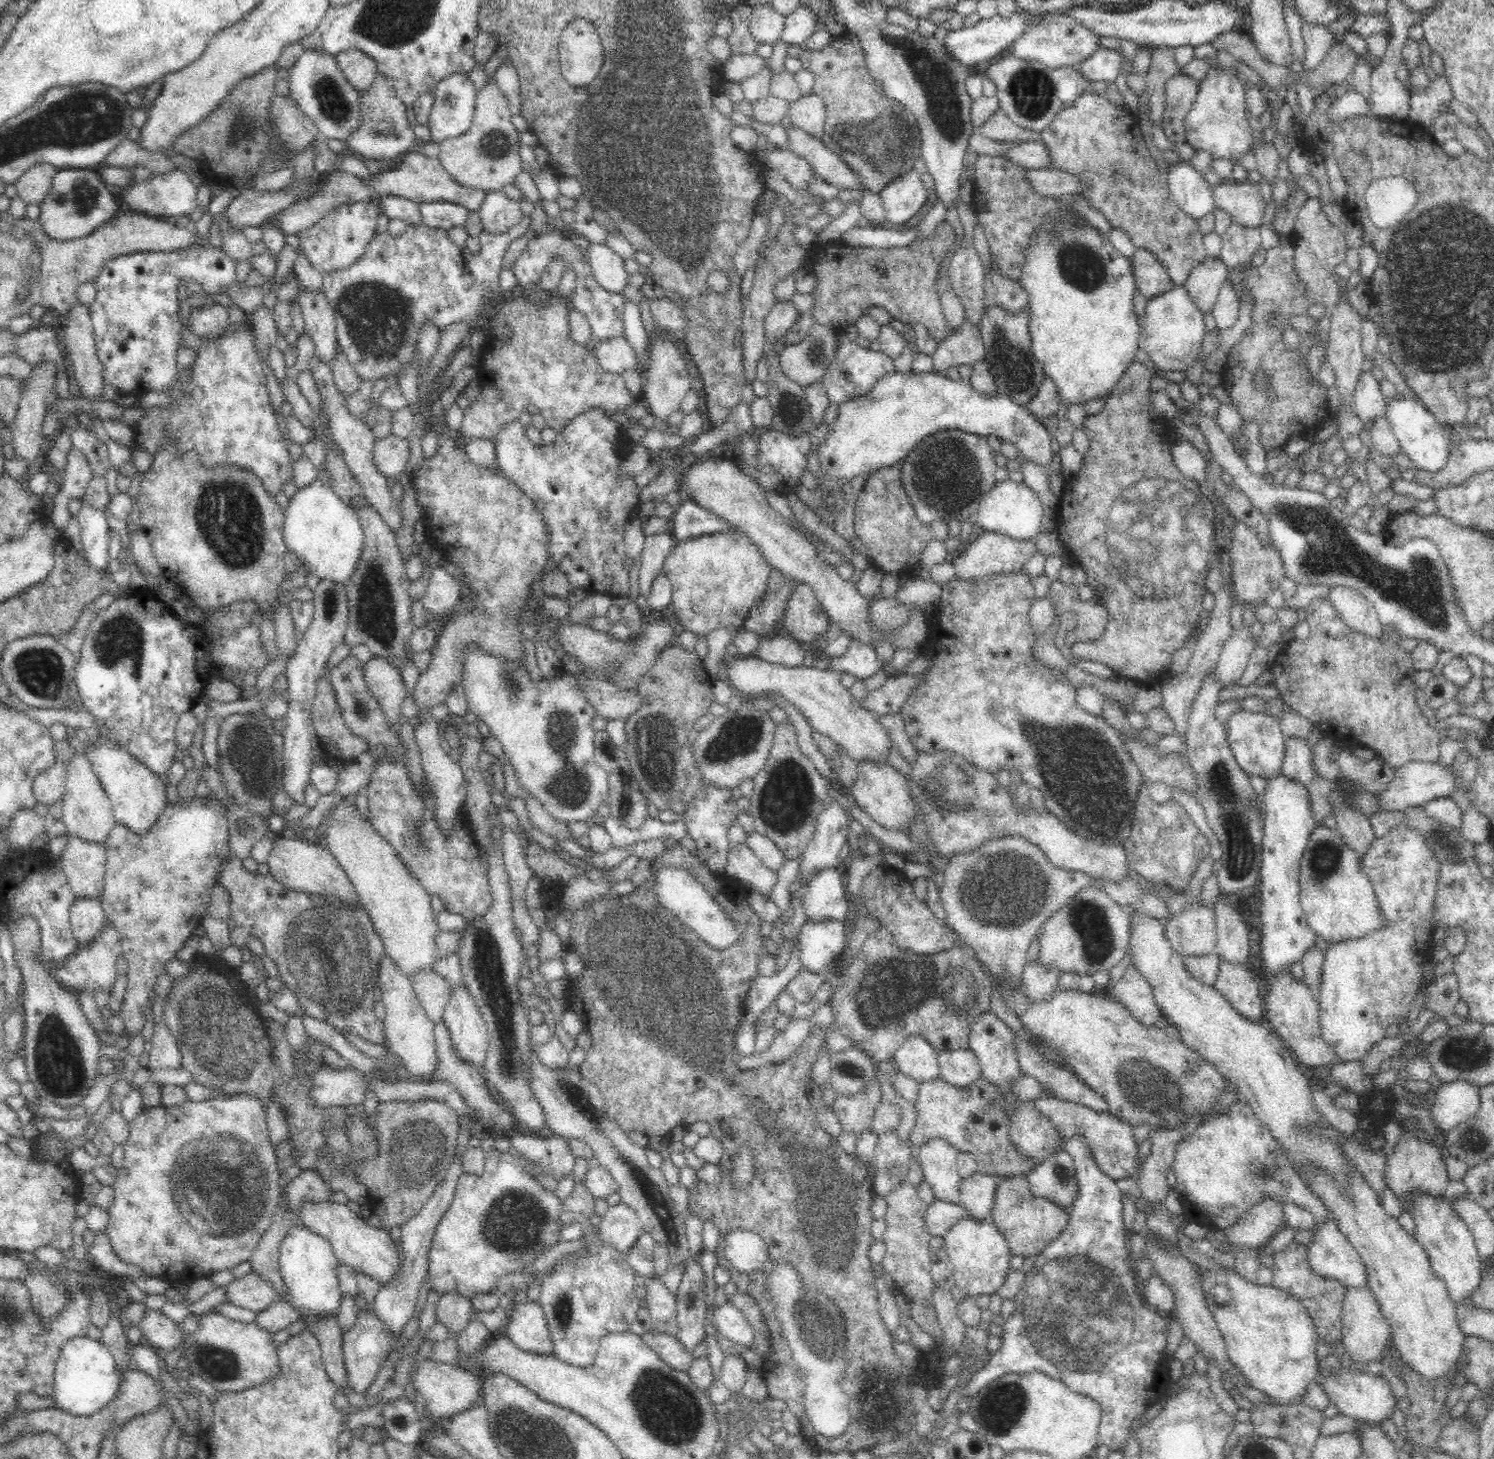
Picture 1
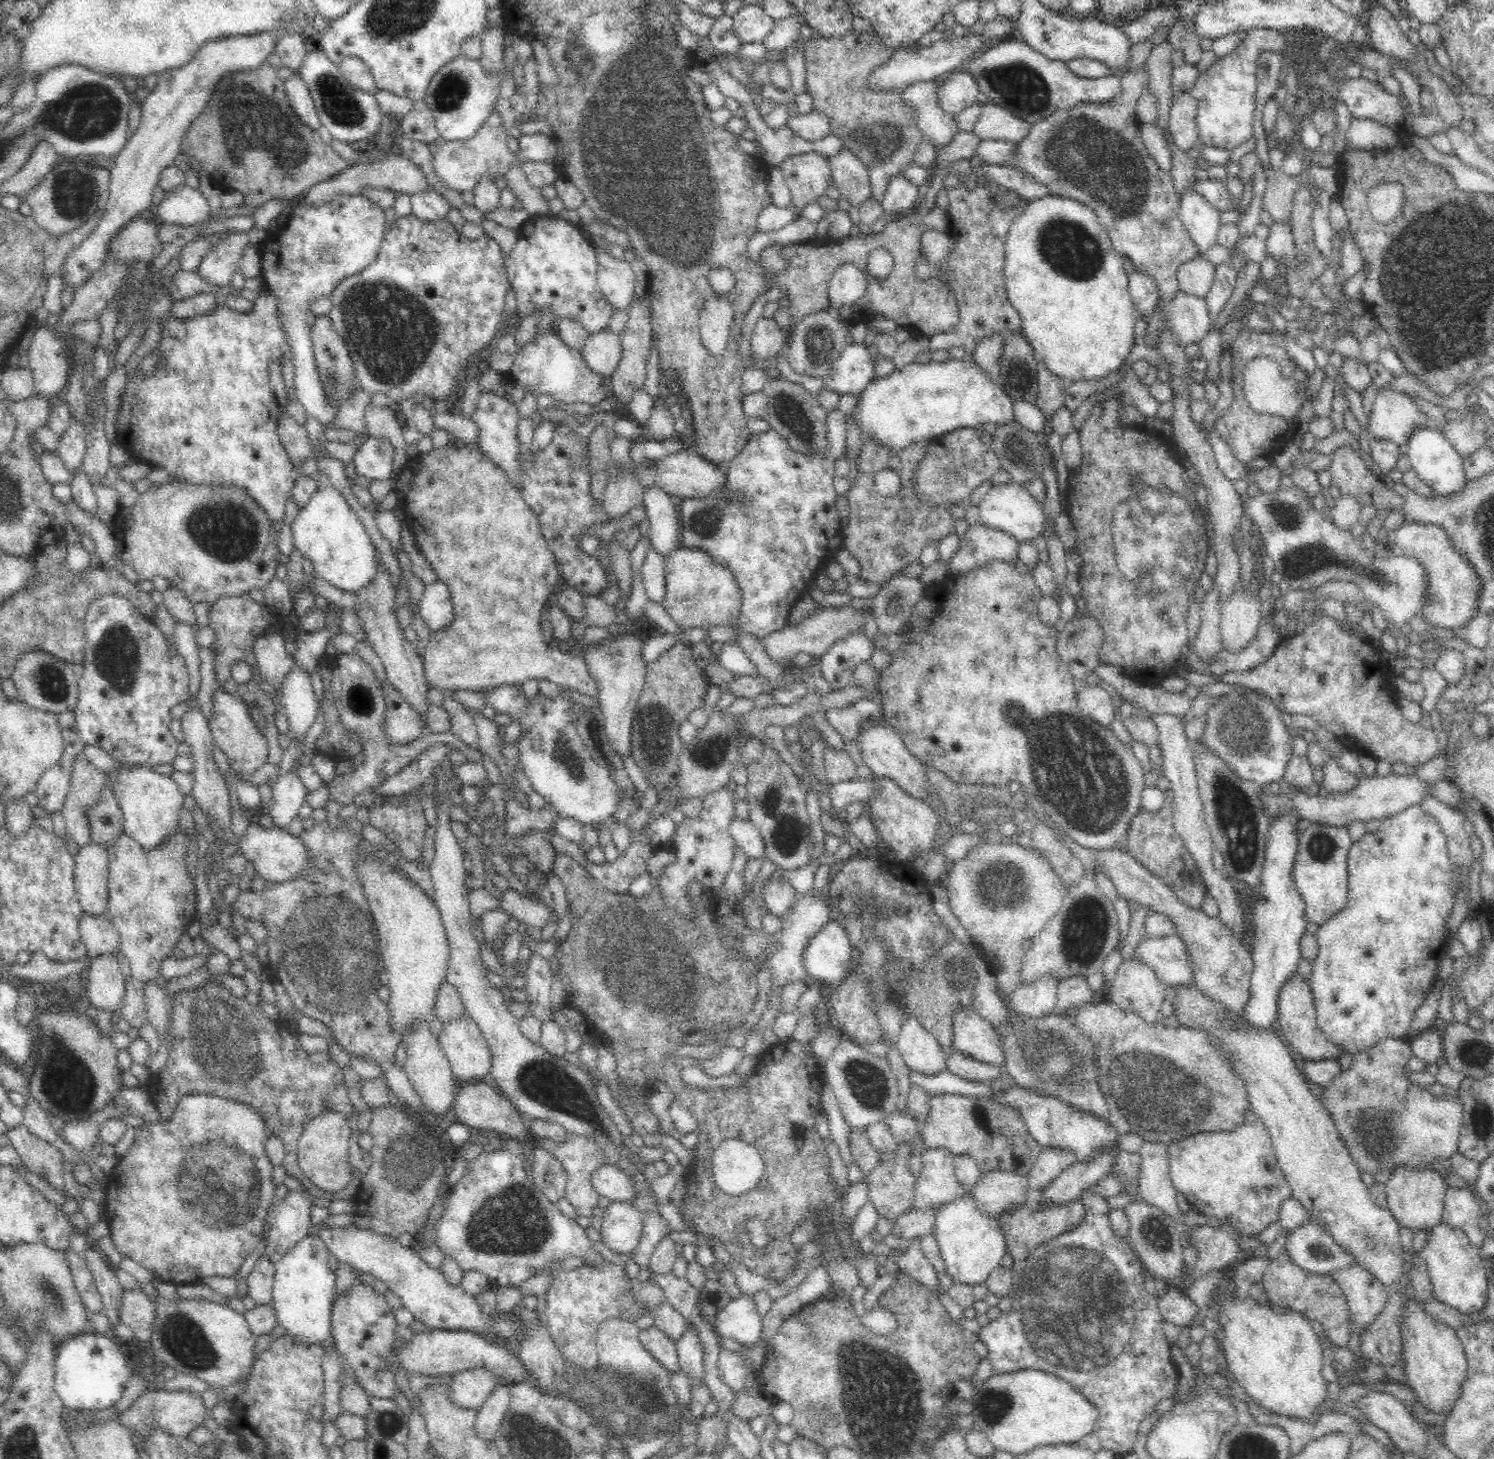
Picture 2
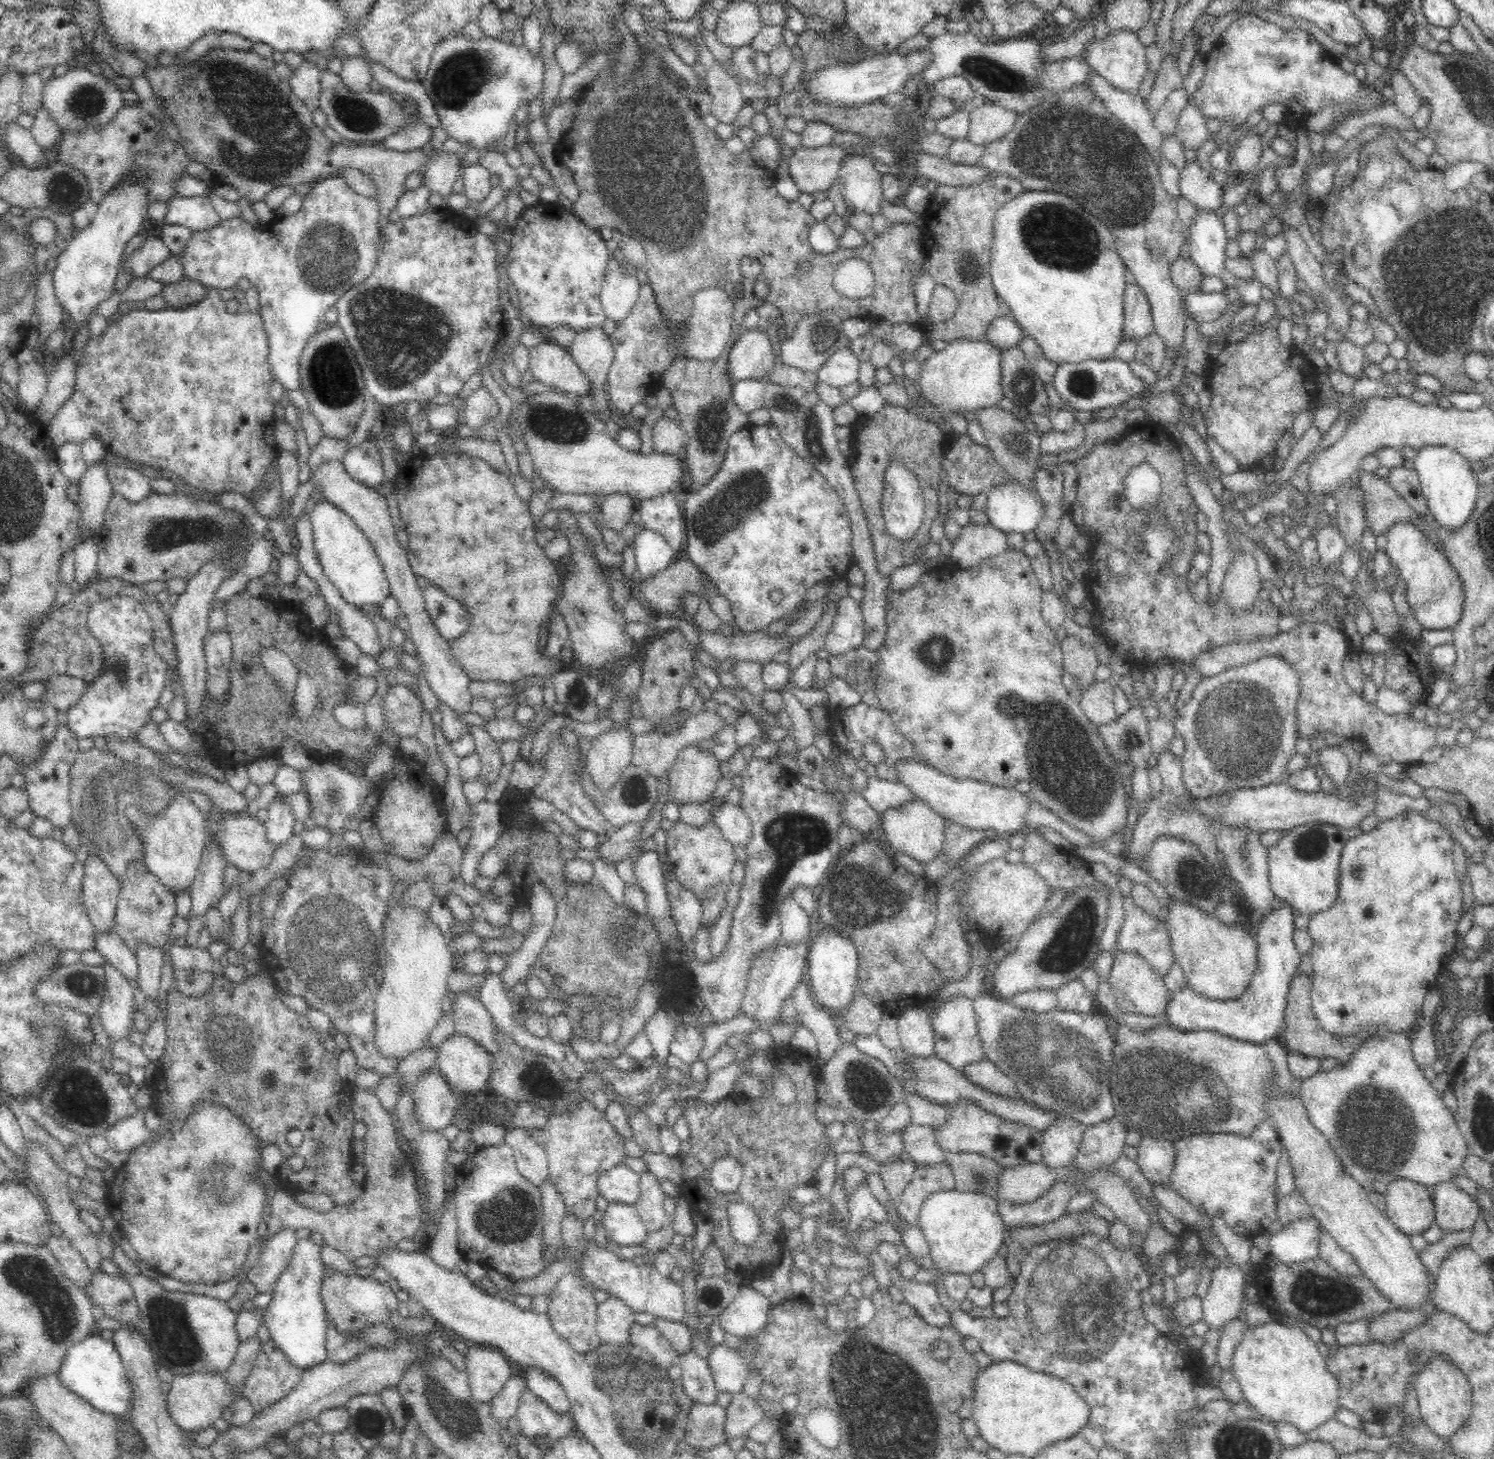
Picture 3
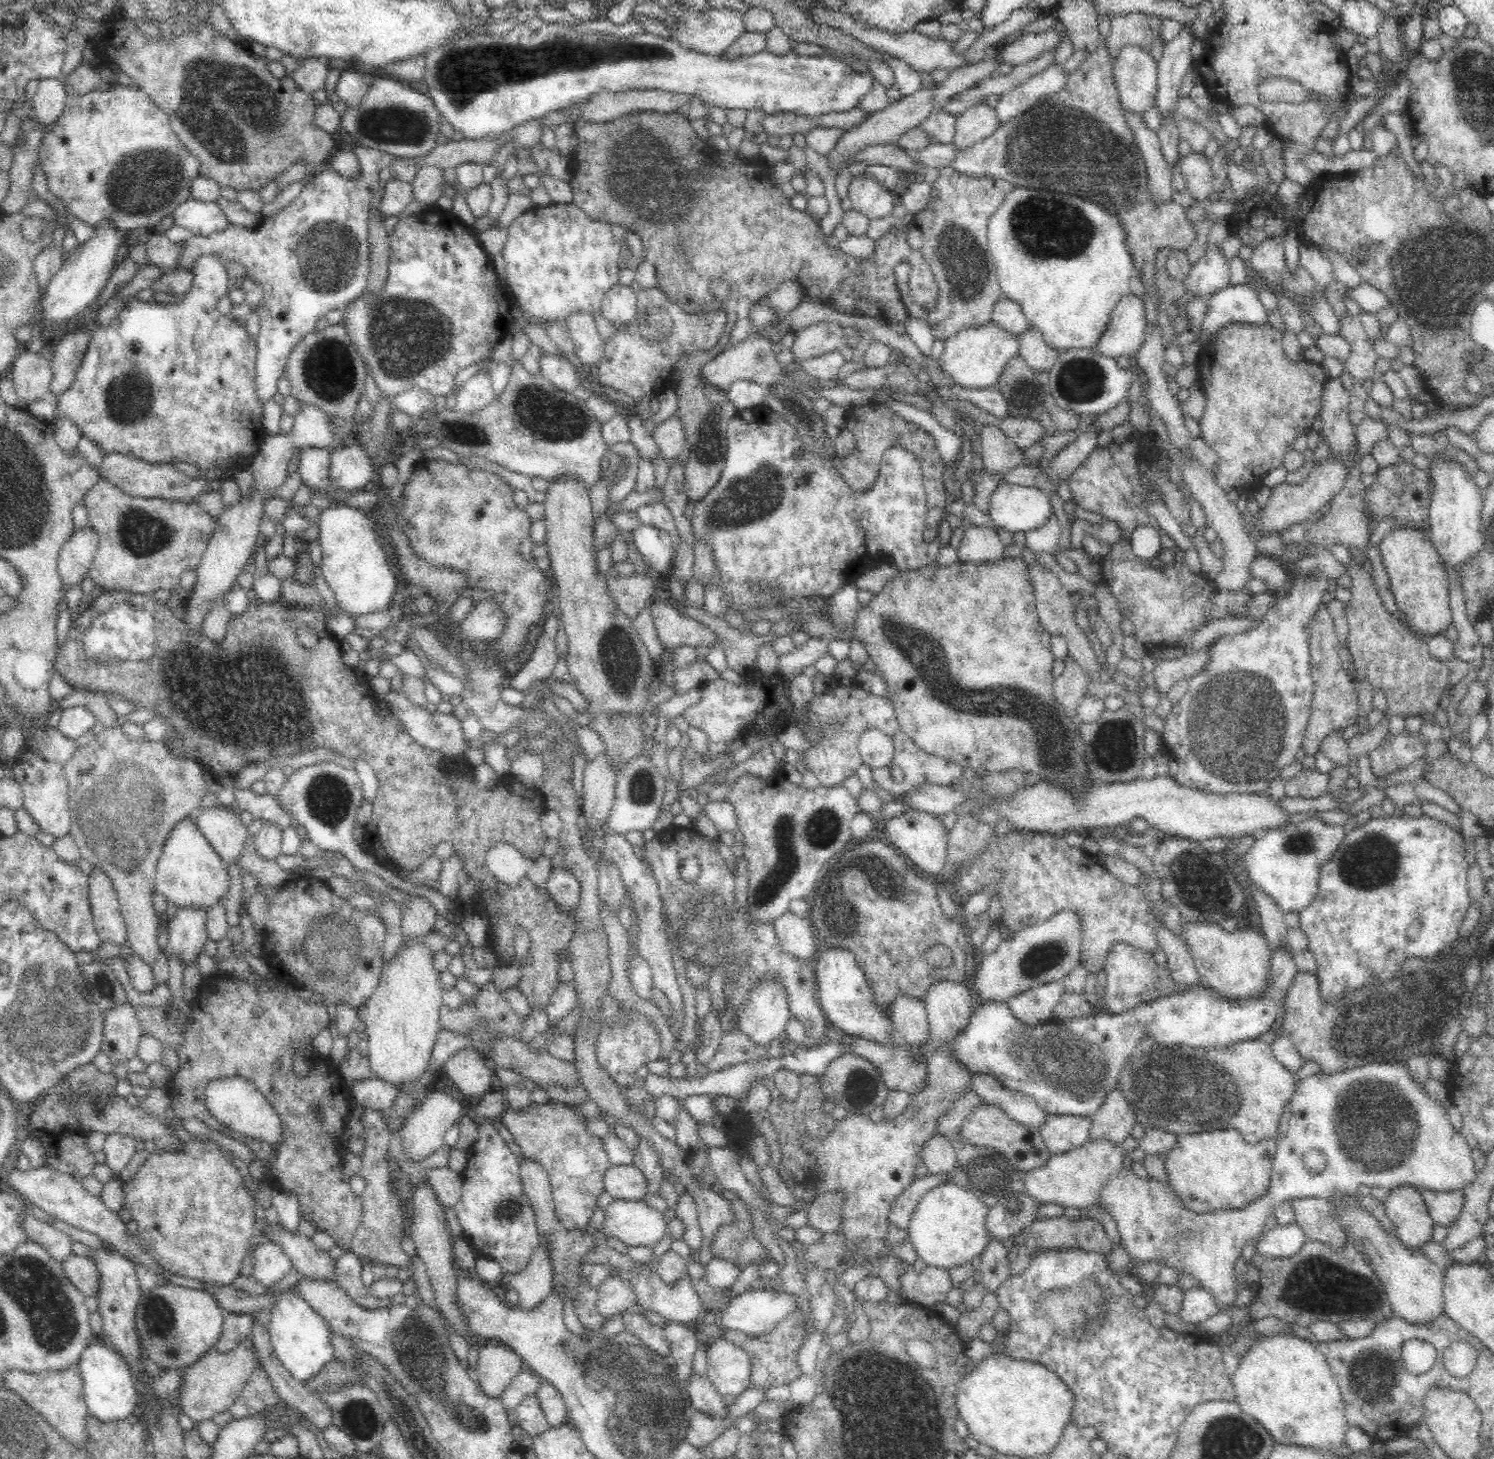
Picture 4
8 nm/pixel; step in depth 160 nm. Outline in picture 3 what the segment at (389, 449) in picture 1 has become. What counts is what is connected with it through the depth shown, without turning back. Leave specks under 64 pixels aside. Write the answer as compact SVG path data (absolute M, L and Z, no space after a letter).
M368 438L356 442L343 459L344 469L358 482L370 488L380 489L384 480L384 464L381 450Z

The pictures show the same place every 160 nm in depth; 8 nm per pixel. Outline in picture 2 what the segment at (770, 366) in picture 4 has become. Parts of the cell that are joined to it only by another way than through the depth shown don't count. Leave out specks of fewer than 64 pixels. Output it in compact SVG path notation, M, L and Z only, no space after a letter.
M774 316L772 318L763 317L759 322L756 322L750 342L754 356L766 361L782 355L786 336L783 331L785 330L777 325Z

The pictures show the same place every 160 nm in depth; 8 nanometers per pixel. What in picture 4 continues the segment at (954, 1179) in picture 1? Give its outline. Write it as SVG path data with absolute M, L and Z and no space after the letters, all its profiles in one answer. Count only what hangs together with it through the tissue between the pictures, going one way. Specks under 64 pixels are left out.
M927 1172L922 1178L913 1179L892 1203L888 1213L889 1222L900 1230L906 1231L919 1200L930 1192L930 1189L948 1182L950 1182L949 1175L942 1173L930 1174Z

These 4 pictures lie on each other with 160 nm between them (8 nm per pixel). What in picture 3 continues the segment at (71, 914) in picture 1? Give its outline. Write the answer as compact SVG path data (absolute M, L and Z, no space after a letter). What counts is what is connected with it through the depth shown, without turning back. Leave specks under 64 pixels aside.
M113 932L95 933L94 950L106 963L117 968L129 981L137 978L137 958Z

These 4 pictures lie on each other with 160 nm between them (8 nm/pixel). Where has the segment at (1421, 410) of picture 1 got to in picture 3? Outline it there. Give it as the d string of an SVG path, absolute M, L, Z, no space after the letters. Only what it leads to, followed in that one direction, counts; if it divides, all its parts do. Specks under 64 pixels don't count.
M1443 444L1422 446L1413 458L1414 470L1421 484L1421 490L1428 501L1431 515L1444 527L1460 528L1470 516L1476 502L1478 483L1471 465L1456 450Z

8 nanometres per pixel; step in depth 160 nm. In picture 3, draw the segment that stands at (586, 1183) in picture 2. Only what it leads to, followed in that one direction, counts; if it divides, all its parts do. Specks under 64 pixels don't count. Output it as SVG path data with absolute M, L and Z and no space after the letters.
M590 1097L584 1098L571 1117L562 1113L549 1115L547 1127L533 1130L531 1135L544 1148L549 1179L558 1188L567 1212L582 1221L592 1216L599 1196L598 1175L622 1163L627 1156L624 1137L610 1124L605 1111L597 1109Z

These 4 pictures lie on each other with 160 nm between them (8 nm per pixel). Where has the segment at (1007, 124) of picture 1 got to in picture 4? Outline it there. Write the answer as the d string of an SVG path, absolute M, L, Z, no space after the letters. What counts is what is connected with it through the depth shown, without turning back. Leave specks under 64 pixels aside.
M985 102L976 104L958 117L958 128L953 142L960 151L970 148L992 136L1000 126L1002 123L996 115L995 108L991 108Z

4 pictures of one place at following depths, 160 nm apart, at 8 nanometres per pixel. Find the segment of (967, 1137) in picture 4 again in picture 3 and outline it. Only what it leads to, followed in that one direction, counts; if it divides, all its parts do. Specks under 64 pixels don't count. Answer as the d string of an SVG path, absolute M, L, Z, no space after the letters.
M958 1100L944 1104L948 1109L948 1120L934 1128L938 1147L945 1153L972 1153L983 1156L1003 1167L1034 1164L1040 1162L1042 1135L1018 1121L1006 1120L980 1108L970 1100Z

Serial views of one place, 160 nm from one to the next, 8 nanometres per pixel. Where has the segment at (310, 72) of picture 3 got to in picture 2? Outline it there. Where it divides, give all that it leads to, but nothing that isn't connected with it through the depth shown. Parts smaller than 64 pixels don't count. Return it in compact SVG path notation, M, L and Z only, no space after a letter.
M296 72L285 82L284 93L288 99L288 105L296 114L298 121L303 125L317 131L321 127L317 111L314 109L314 101L310 97L310 91L306 90L304 79Z

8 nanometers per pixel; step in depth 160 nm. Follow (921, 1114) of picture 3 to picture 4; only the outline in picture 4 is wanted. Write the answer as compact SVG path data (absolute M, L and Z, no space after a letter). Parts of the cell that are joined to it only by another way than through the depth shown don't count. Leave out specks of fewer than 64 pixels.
M968 1090L967 1095L964 1095L963 1099L956 1099L942 1112L942 1116L936 1118L935 1132L949 1139L954 1133L960 1130L960 1124L970 1114L970 1110L974 1110L974 1108L980 1106L982 1103L983 1100L976 1092Z

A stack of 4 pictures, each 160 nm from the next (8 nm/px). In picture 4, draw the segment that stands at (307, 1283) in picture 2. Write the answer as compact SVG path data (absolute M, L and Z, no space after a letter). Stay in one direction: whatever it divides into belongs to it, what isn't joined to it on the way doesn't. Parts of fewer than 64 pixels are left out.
M292 1286L290 1291L277 1298L268 1314L270 1317L265 1326L275 1357L294 1379L304 1383L334 1359L330 1328L306 1303L296 1286Z

